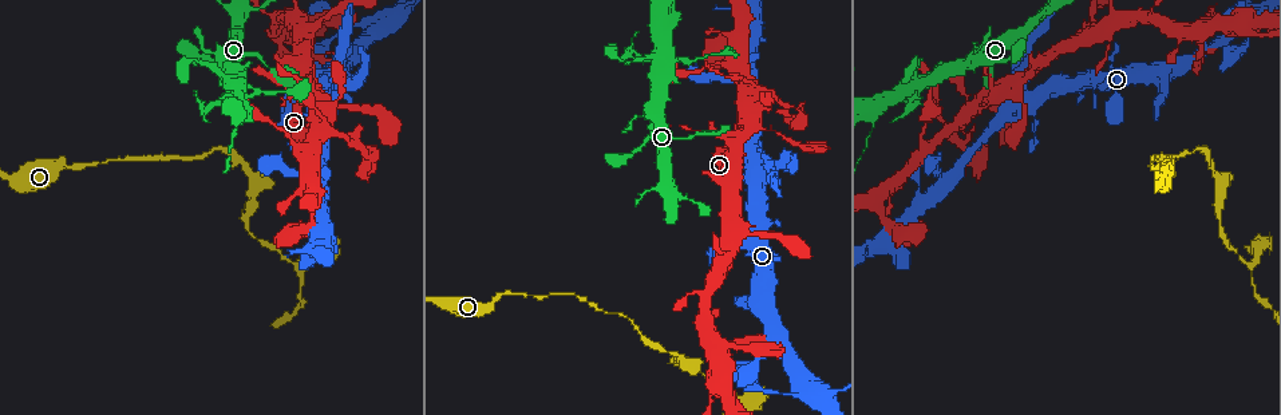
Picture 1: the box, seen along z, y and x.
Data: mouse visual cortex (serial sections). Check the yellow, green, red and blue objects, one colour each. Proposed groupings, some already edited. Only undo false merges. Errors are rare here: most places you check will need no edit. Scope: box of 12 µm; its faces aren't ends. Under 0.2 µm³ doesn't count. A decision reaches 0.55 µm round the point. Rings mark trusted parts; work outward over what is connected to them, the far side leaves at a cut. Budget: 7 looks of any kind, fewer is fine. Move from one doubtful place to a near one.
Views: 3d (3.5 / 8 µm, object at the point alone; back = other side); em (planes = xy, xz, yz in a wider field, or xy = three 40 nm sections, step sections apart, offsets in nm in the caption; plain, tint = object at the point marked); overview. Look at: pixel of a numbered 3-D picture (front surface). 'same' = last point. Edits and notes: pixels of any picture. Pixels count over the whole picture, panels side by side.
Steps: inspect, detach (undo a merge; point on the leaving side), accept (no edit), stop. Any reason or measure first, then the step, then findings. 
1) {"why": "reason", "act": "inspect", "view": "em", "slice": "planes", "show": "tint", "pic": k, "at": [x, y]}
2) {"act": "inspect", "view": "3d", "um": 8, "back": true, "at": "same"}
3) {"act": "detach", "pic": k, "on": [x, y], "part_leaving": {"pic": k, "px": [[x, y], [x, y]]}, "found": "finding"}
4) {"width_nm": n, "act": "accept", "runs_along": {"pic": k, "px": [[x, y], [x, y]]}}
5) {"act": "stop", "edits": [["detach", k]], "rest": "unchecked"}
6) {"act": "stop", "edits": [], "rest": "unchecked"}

{"why": "arms part here", "act": "inspect", "view": "3d", "um": 3.5, "pic": 1, "at": [755, 169]}

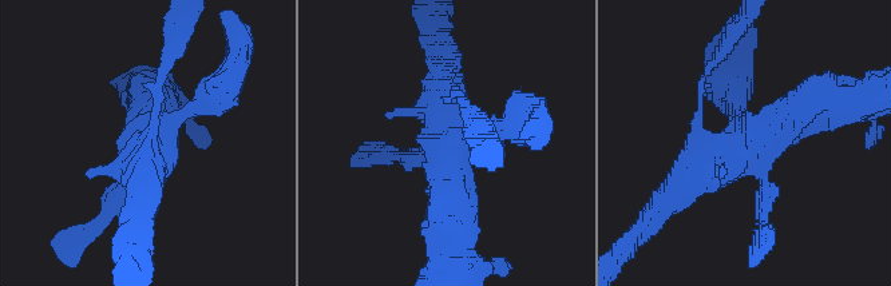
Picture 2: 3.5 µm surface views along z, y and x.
{"act": "inspect", "view": "em", "slice": "xy", "step": 2, "show": "tint", "pic": 2, "at": [749, 144]}

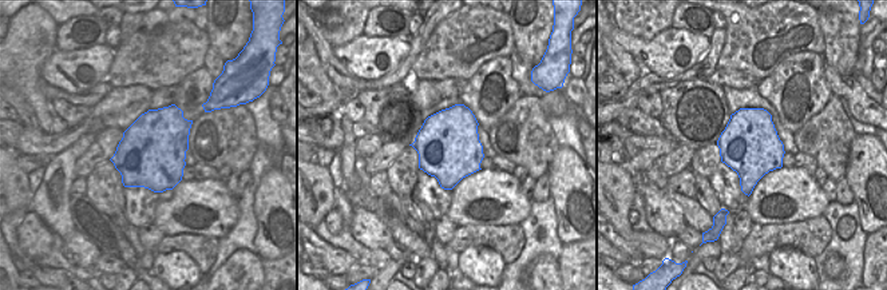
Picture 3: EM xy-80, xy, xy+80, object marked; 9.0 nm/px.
{"act": "accept", "runs_along": {"pic": 2, "px": [[819, 104], [804, 104], [674, 190]]}, "found": "all the same cell"}

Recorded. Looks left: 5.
{"act": "inspect", "view": "3d", "um": 3.5, "pic": 1, "at": [1246, 31]}

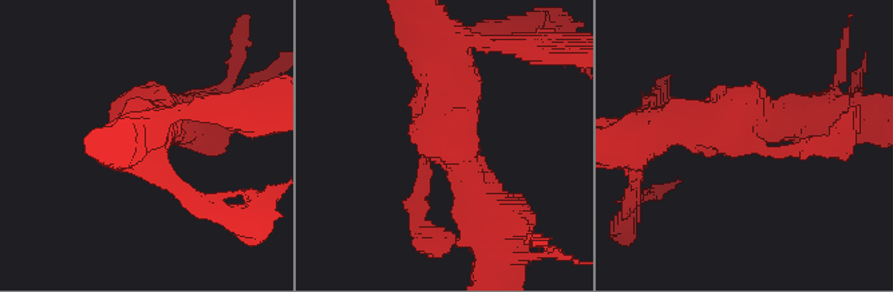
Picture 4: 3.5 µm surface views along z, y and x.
{"arms": 3, "arm_widths_nm": [200, 450, 500], "why": "shape alone is not enough", "act": "inspect", "view": "em", "slice": "planes", "show": "tint", "pic": 4, "at": [748, 144]}

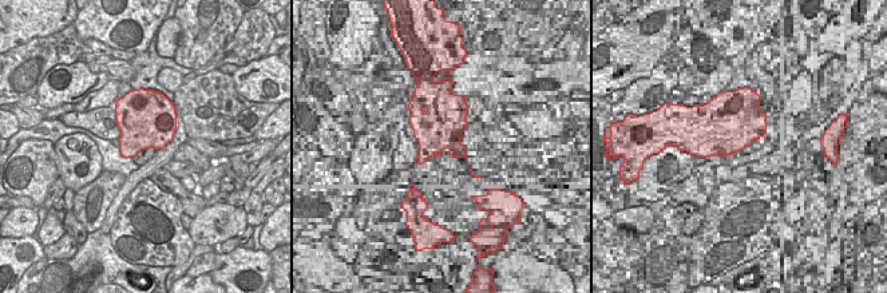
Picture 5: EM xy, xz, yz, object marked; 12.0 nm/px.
{"act": "accept", "found": "continuous, no second cell"}

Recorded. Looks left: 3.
{"why": "abrupt turn", "act": "inspect", "view": "3d", "um": 3.5, "back": true, "pic": 1, "at": [297, 269]}

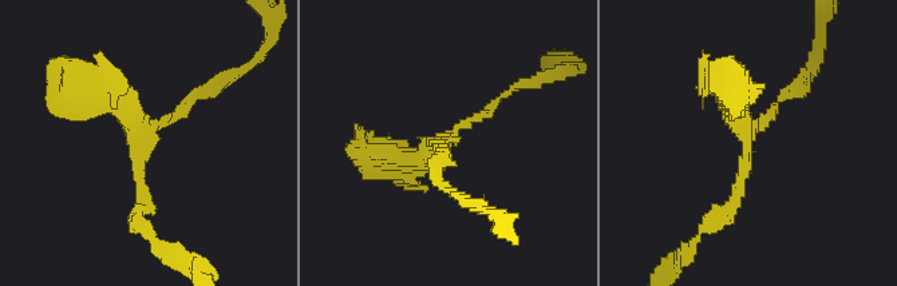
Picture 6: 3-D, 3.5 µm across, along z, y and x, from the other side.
{"why": "shape alone is not enough", "act": "inspect", "view": "em", "slice": "xy", "step": 2, "show": "tint", "pic": 6, "at": [745, 133]}

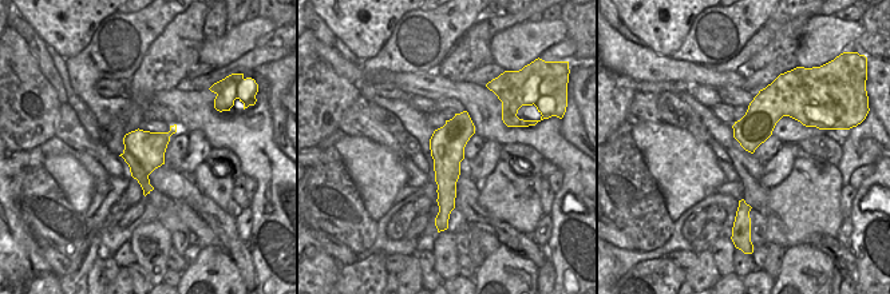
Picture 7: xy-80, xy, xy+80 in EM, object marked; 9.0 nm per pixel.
{"act": "accept", "runs_along": {"pic": 7, "px": [[465, 115], [447, 143], [442, 205]]}, "found": "all the same cell"}

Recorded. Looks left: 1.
{"act": "stop", "edits": [], "rest": "unchecked"}

